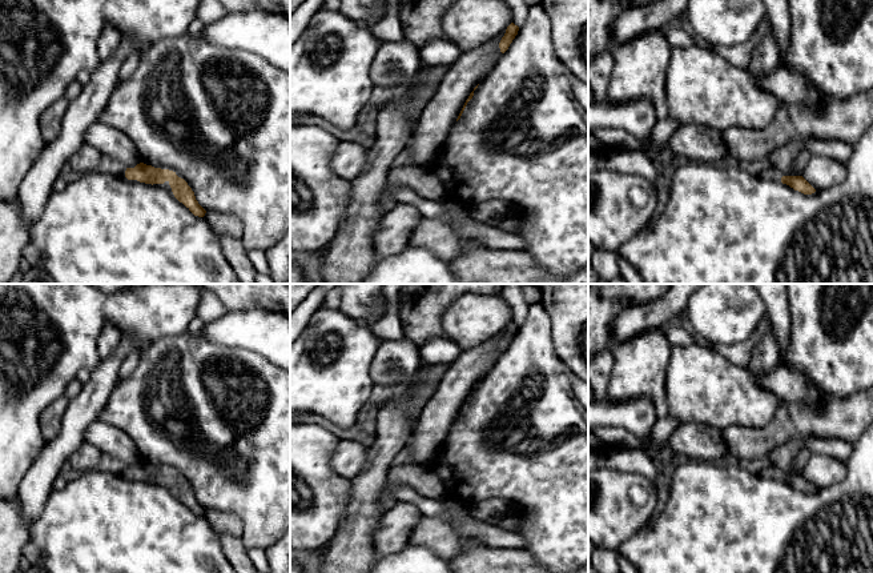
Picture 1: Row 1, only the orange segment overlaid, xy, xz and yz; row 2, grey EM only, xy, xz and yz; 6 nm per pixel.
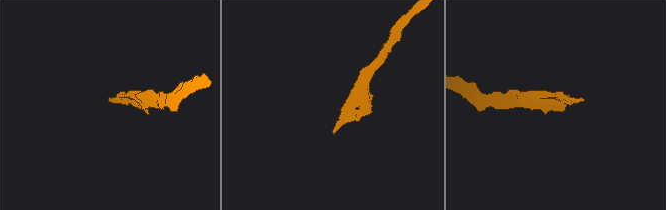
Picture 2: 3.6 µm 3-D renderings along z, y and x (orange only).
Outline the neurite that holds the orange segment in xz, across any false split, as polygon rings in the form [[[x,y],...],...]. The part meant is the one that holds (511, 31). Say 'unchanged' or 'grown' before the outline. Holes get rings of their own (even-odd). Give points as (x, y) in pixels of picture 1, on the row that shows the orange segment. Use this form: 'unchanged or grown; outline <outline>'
unchanged; outline [[[511,23],[507,27],[506,33],[504,33],[504,36],[502,37],[502,40],[499,43],[499,48],[500,48],[502,53],[504,53],[508,49],[510,44],[512,43],[515,36],[518,35],[518,31],[519,31],[519,27],[515,25],[514,23]]]

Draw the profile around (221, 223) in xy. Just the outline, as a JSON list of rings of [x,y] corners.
[[[206,211],[204,219],[218,236],[228,235],[241,240],[244,235],[241,220],[232,215]]]

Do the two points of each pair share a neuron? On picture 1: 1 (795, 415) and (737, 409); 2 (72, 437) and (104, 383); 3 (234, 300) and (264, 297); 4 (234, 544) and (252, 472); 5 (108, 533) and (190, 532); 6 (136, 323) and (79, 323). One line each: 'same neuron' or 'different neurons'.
1: different neurons
2: same neuron
3: same neuron
4: different neurons
5: same neuron
6: same neuron

